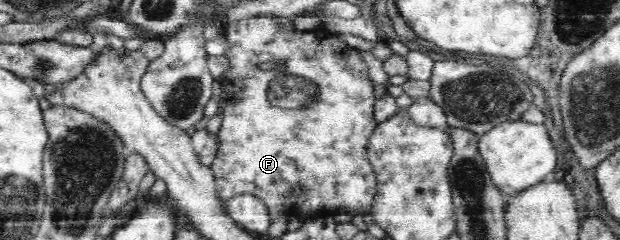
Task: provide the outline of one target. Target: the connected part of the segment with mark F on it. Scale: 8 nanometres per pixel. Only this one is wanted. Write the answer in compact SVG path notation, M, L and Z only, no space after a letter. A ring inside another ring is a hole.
M255 16L247 19L240 19L235 22L222 24L222 31L226 35L228 48L224 55L229 59L229 69L218 78L221 84L221 99L219 101L219 112L223 115L222 124L216 133L218 137L217 153L214 162L210 165L215 178L217 195L224 202L234 196L241 194L256 195L261 201L266 203L272 221L279 218L286 218L292 214L295 217L307 219L310 216L320 214L334 214L339 218L348 218L354 215L367 214L374 200L377 191L377 180L371 162L367 161L365 149L369 137L377 127L375 121L375 104L377 99L373 94L375 84L367 72L367 64L357 48L351 48L347 42L341 40L340 32L329 31L324 27L302 32L293 29L283 29L277 25L272 16ZM271 61L282 61L283 67L276 70L260 70L257 65L260 63L271 63Z

